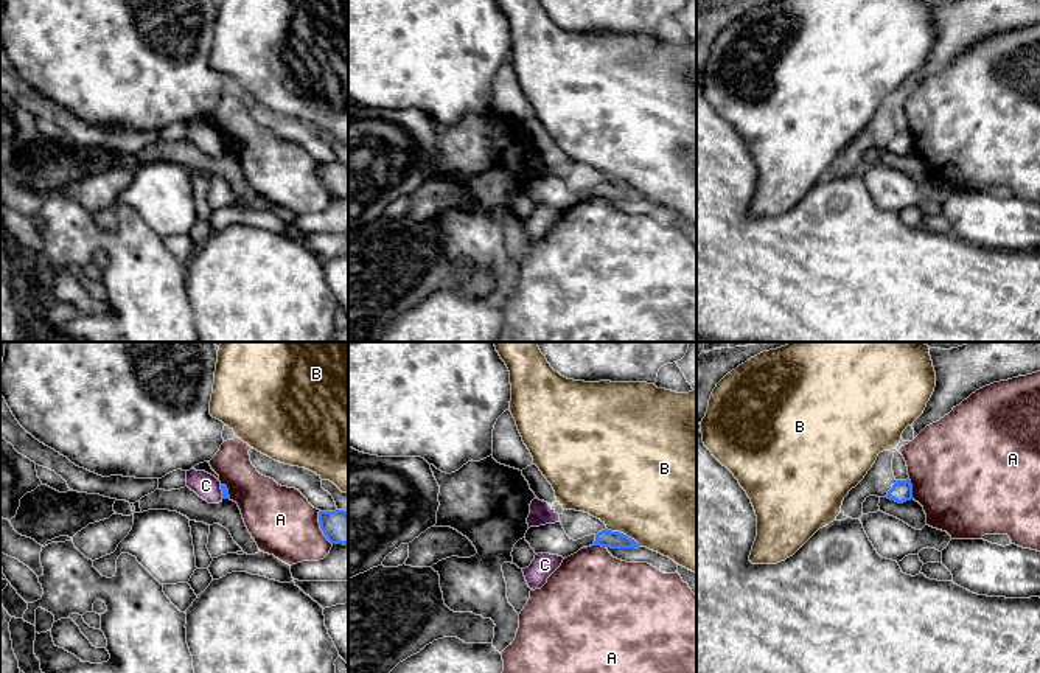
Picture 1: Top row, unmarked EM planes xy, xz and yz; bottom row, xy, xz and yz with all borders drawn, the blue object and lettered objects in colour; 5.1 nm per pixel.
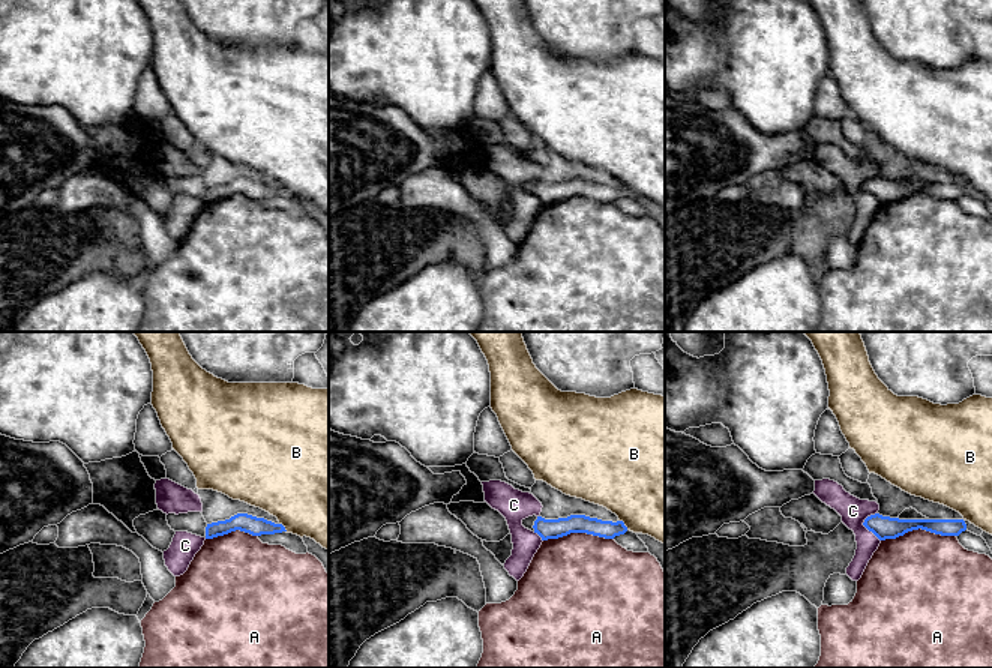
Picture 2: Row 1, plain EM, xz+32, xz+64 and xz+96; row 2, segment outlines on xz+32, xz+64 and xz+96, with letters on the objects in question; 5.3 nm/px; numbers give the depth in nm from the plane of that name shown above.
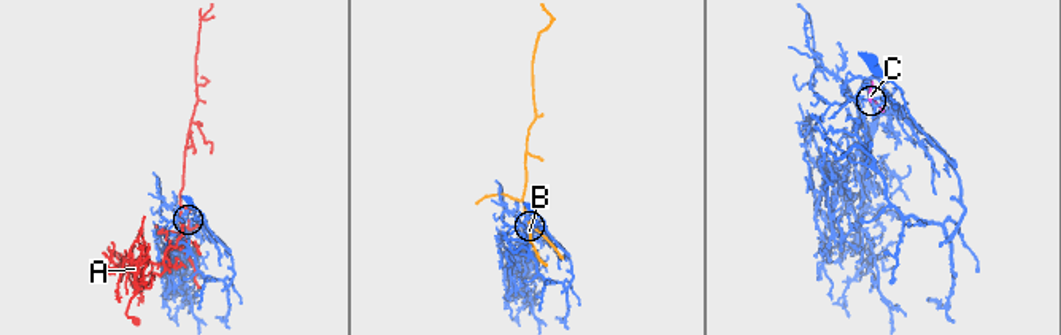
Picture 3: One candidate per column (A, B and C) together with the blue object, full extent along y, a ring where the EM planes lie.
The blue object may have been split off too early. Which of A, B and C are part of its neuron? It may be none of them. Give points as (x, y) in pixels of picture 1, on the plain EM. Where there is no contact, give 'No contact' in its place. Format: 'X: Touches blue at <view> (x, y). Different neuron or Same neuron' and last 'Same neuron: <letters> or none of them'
A: Touches blue at xy (321, 179). Different neuron
B: Touches blue at xz (622, 185). Different neuron
C: Touches blue at xy (223, 143). Different neuron
Same neuron: none of them

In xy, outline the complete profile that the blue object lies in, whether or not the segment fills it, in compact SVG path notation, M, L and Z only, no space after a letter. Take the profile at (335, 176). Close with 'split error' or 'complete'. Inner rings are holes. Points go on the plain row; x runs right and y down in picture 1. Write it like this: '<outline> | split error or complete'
M319 163L319 176L331 196L348 196L348 163Z | complete

